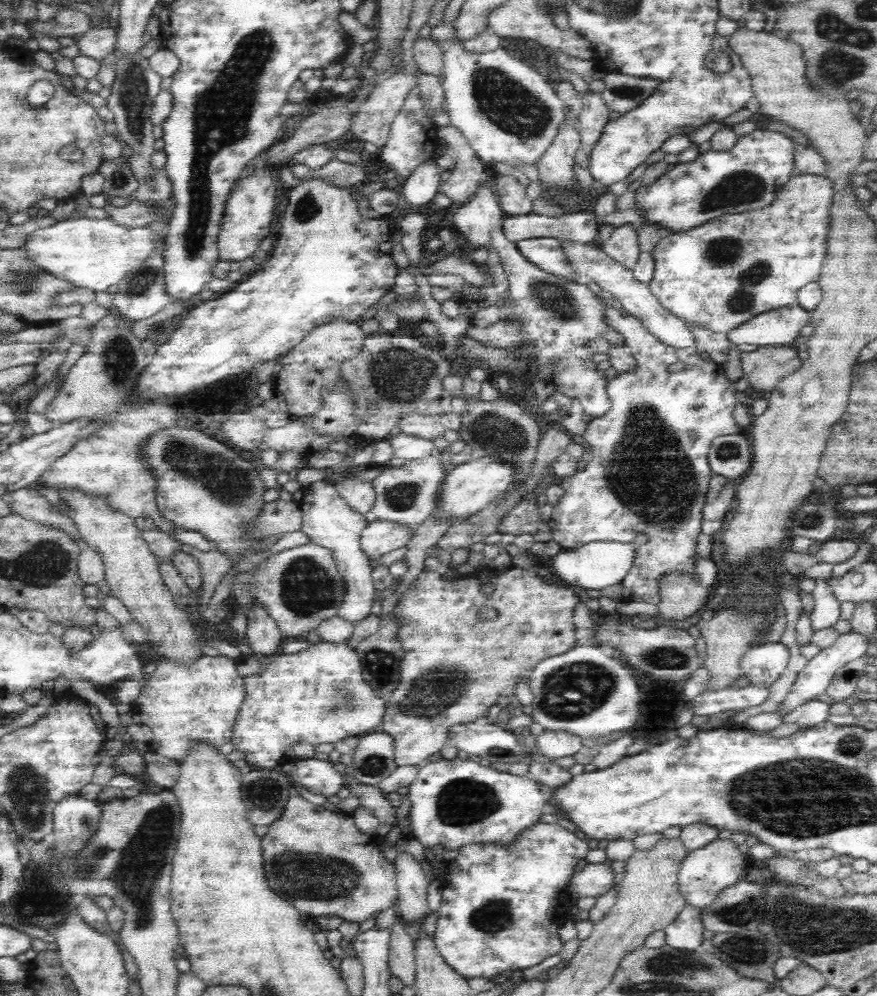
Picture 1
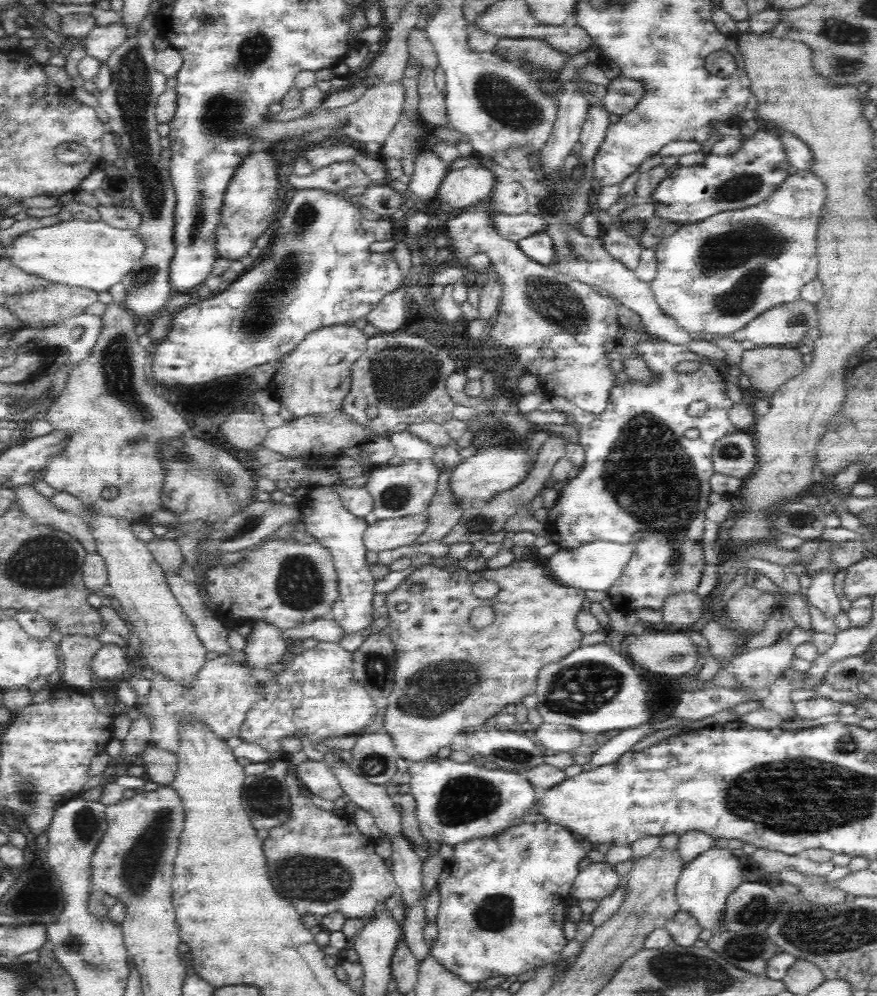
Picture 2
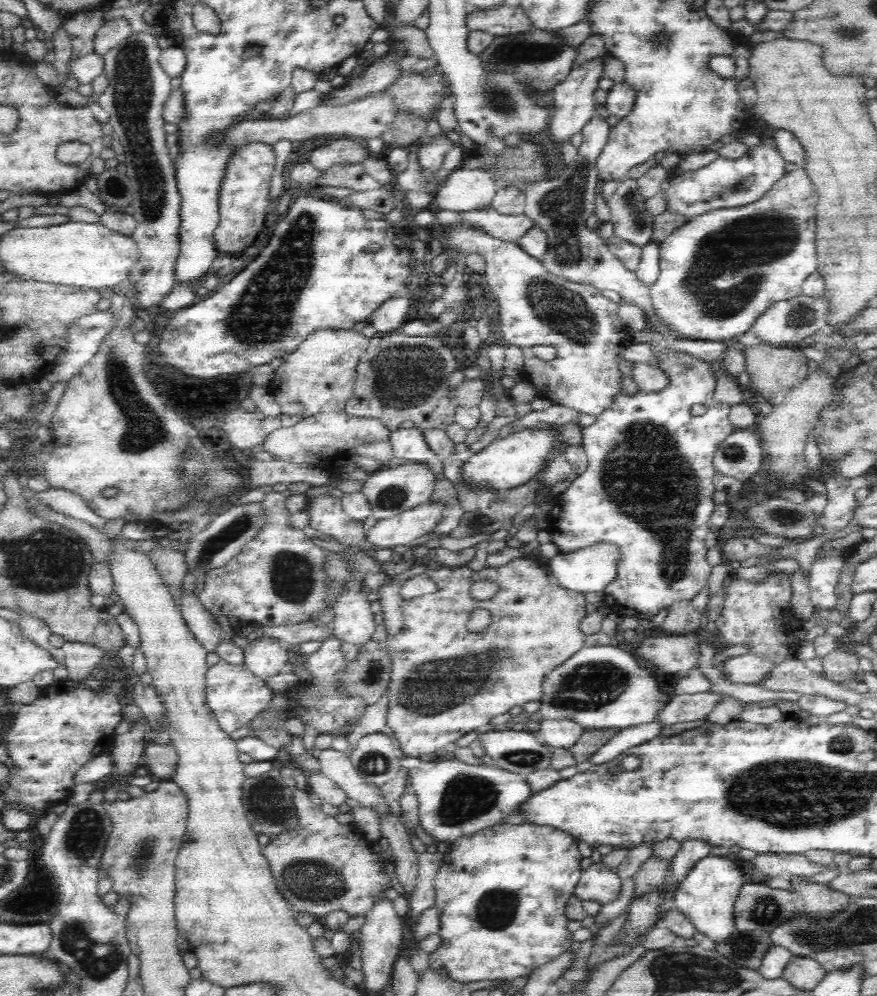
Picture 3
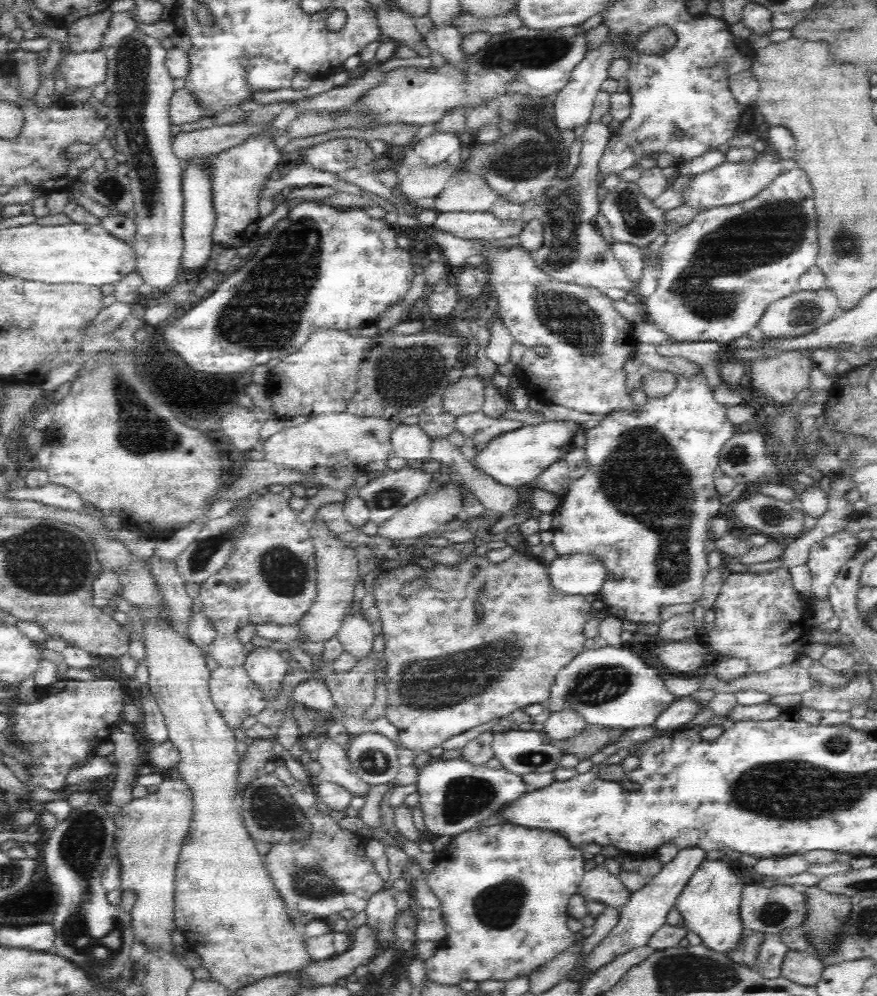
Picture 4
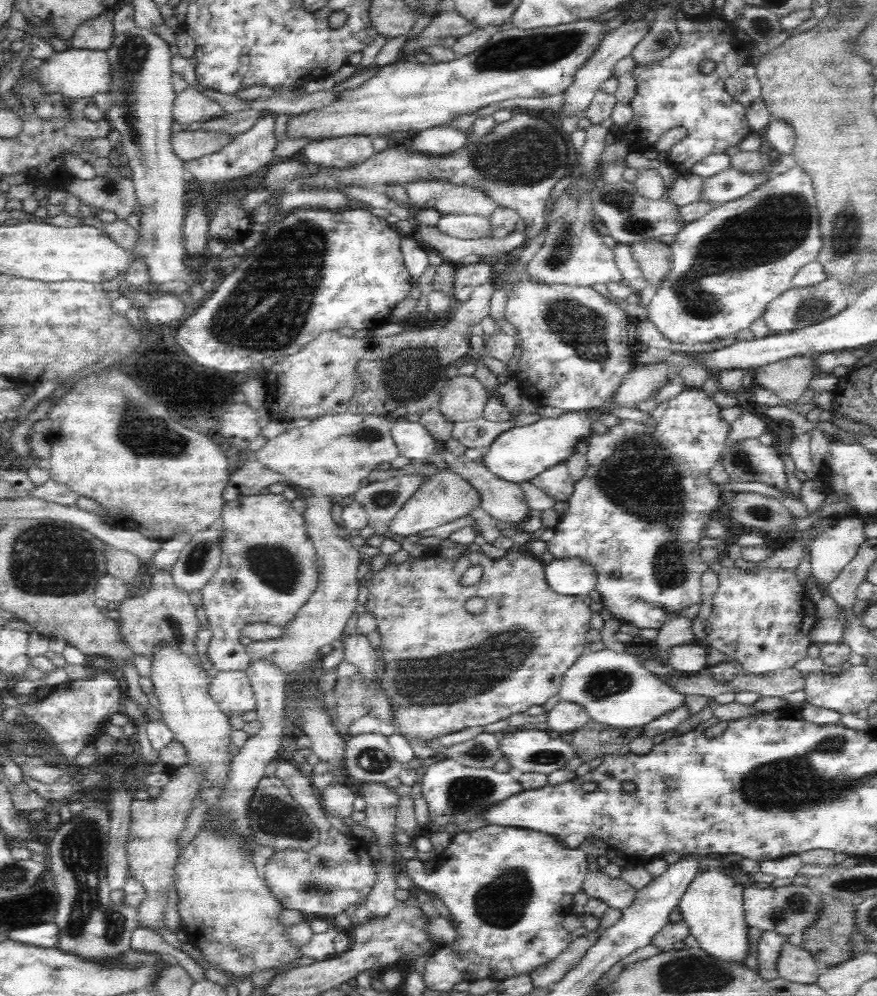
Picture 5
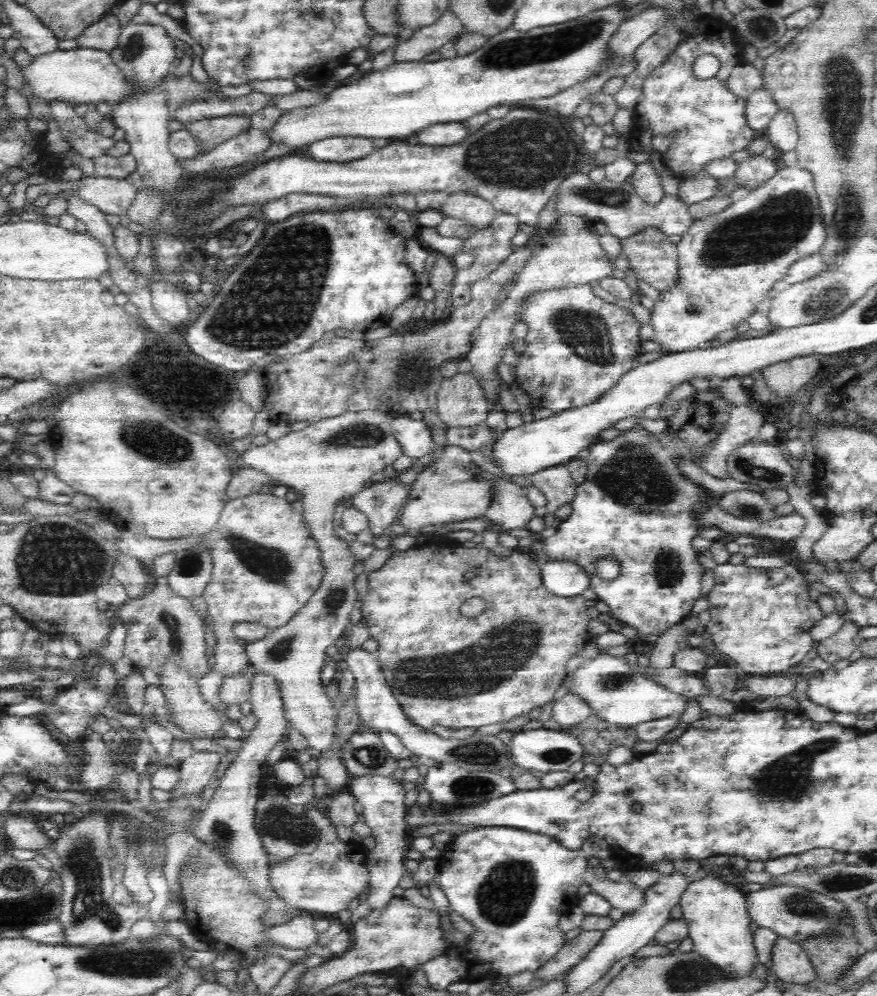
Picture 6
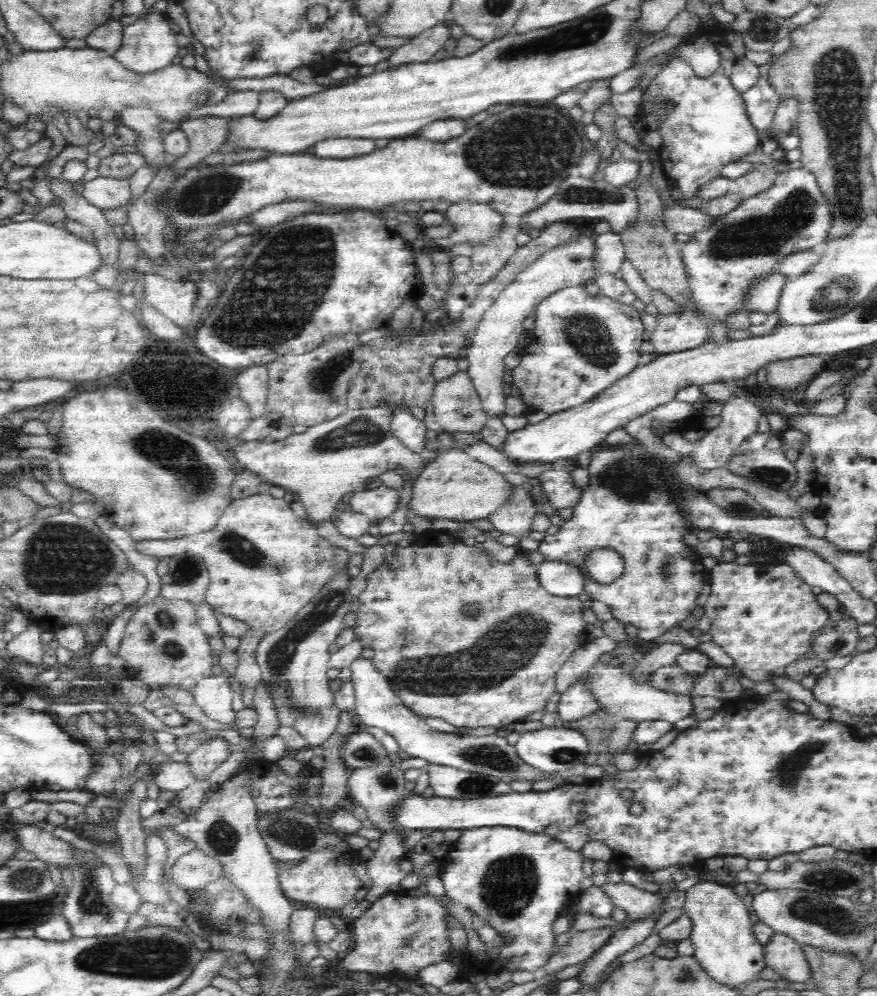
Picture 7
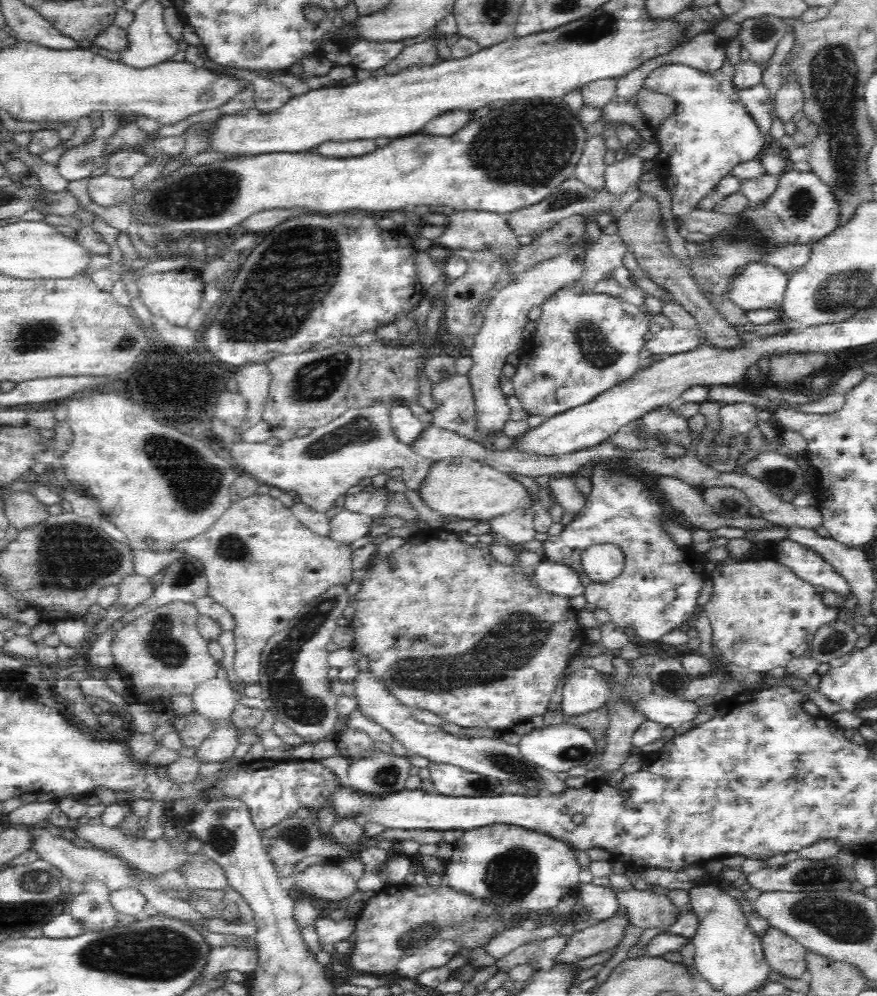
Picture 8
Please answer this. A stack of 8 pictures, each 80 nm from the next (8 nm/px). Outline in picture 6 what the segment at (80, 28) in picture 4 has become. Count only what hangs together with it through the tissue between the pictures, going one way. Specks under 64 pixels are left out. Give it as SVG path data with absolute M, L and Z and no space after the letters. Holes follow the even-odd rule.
M115 11L103 16L99 21L78 37L77 43L82 48L111 53L118 46L119 36L124 28L120 25Z

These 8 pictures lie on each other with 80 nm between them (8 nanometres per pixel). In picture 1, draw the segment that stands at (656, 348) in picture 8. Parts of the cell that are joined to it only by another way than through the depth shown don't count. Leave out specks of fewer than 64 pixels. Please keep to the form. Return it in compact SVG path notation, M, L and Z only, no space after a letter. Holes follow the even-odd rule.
M800 174L793 176L788 183L777 194L777 198L768 206L757 208L756 211L738 212L736 214L722 215L714 218L705 224L690 228L689 231L671 233L662 238L658 245L652 250L652 257L655 261L655 272L649 288L658 303L666 308L667 312L674 313L686 327L702 327L708 330L728 334L731 330L738 328L747 320L774 309L783 308L795 304L798 300L798 292L808 284L814 283L821 275L820 262L825 256L825 240L829 229L830 203L833 200L833 184L824 176L817 174Z

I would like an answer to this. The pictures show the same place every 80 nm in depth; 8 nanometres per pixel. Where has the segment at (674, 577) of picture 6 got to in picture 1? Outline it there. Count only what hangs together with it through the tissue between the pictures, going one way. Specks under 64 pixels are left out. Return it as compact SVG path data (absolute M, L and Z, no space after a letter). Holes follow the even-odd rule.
M610 307L605 317L607 323L626 338L627 349L634 356L636 368L607 382L610 408L586 424L581 434L585 441L586 459L589 455L590 458L584 468L571 477L559 480L564 493L553 506L548 525L551 540L565 549L601 541L632 543L637 535L644 534L647 540L635 549L632 566L620 580L620 602L648 602L659 606L659 588L668 575L686 573L695 576L696 542L701 533L709 480L713 476L709 450L715 438L741 432L732 418L738 403L734 398L736 386L728 380L722 365L700 354L695 346L676 348L664 344L651 335L641 321L625 311ZM676 362L684 362L686 370L670 372L668 368Z

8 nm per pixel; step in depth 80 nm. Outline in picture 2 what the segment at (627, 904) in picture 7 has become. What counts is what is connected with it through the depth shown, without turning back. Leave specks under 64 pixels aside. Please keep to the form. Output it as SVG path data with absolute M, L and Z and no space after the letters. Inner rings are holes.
M604 861L591 863L578 873L571 888L571 896L578 901L600 901L612 895L618 887L619 876L615 867Z

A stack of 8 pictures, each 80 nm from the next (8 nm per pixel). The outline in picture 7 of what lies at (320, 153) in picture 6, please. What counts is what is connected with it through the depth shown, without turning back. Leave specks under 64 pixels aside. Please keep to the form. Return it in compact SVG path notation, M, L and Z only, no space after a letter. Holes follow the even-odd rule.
M330 139L315 144L312 154L322 158L354 158L370 154L374 148L374 140L366 139Z

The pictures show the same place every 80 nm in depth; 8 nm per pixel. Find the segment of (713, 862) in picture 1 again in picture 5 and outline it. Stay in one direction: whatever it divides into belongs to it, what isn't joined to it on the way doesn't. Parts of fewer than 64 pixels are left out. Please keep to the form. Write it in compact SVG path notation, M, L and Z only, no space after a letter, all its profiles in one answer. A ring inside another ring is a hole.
M719 868L709 869L704 873L697 873L679 900L678 907L683 916L682 920L688 925L689 933L696 938L702 952L722 962L746 967L745 958L749 955L750 941L743 905L743 889L743 886L737 885L731 876L724 874Z

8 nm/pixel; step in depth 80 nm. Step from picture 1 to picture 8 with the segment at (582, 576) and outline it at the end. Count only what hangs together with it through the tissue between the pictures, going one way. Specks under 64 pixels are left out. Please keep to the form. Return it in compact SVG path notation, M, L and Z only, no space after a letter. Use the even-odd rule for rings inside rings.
M545 559L538 564L532 577L537 587L553 595L574 598L585 591L574 569Z

